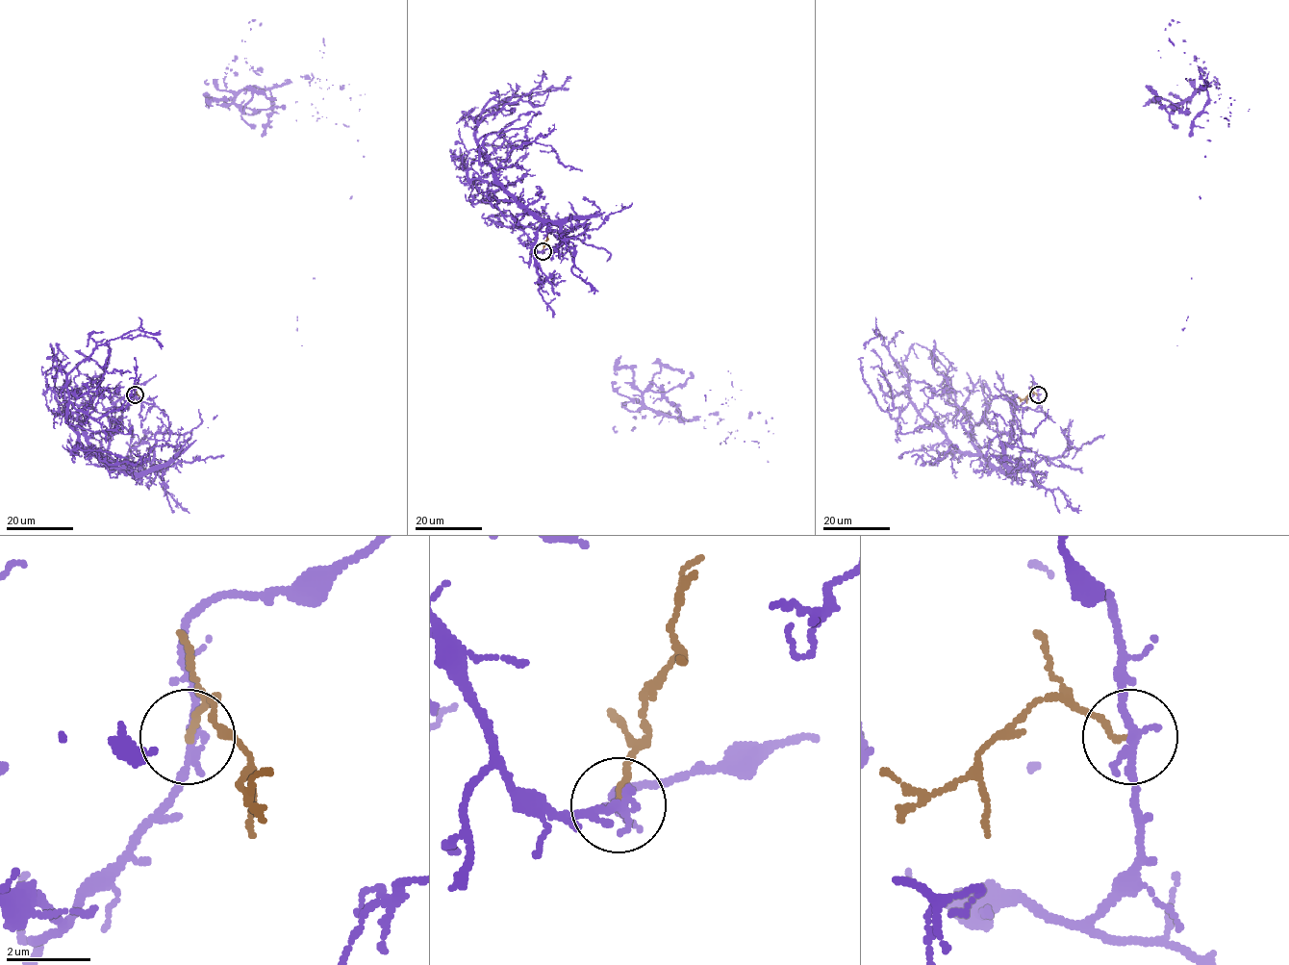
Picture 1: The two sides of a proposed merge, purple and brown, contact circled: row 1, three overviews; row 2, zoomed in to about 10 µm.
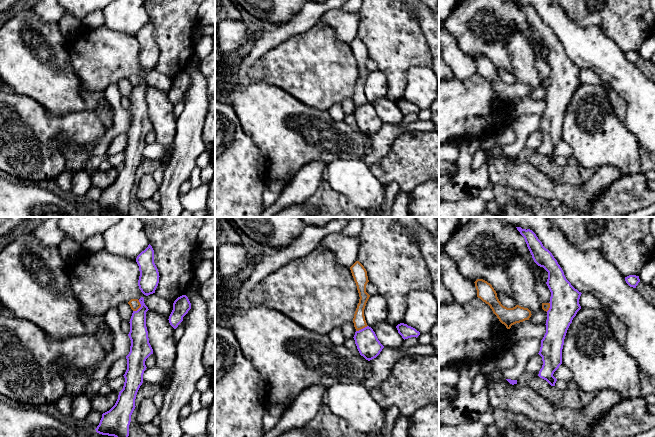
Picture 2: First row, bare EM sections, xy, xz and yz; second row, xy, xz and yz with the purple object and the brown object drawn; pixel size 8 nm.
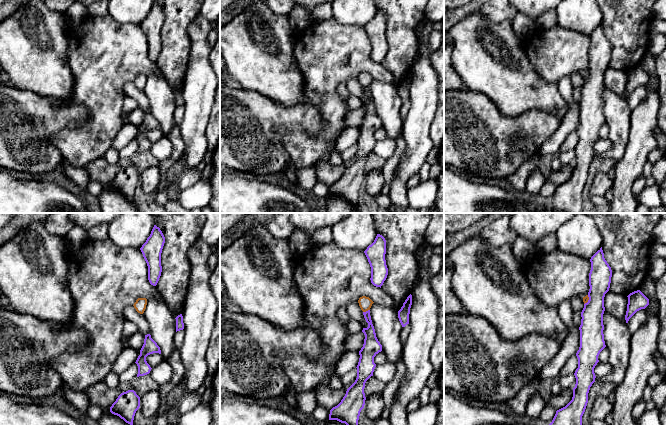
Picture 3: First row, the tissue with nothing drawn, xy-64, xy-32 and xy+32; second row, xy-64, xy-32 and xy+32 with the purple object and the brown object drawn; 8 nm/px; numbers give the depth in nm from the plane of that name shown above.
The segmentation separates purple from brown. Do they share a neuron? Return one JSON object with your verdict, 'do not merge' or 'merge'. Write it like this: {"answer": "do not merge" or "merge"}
{"answer": "do not merge"}

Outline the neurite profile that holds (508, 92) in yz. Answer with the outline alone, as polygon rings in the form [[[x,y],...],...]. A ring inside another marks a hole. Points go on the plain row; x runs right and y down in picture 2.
[[[477,55],[475,58],[477,73],[488,80],[499,97],[510,105],[516,99],[529,96],[531,87],[528,84],[516,81],[513,84],[507,84],[501,80],[497,69],[490,59],[483,55]]]

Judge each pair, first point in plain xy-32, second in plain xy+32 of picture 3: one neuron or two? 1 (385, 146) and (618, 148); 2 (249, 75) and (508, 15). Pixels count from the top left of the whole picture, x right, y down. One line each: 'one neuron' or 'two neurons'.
1: two neurons
2: two neurons

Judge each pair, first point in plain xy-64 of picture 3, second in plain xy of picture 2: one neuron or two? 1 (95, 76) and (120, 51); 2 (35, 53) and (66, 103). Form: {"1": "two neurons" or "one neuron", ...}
{"1": "one neuron", "2": "one neuron"}

